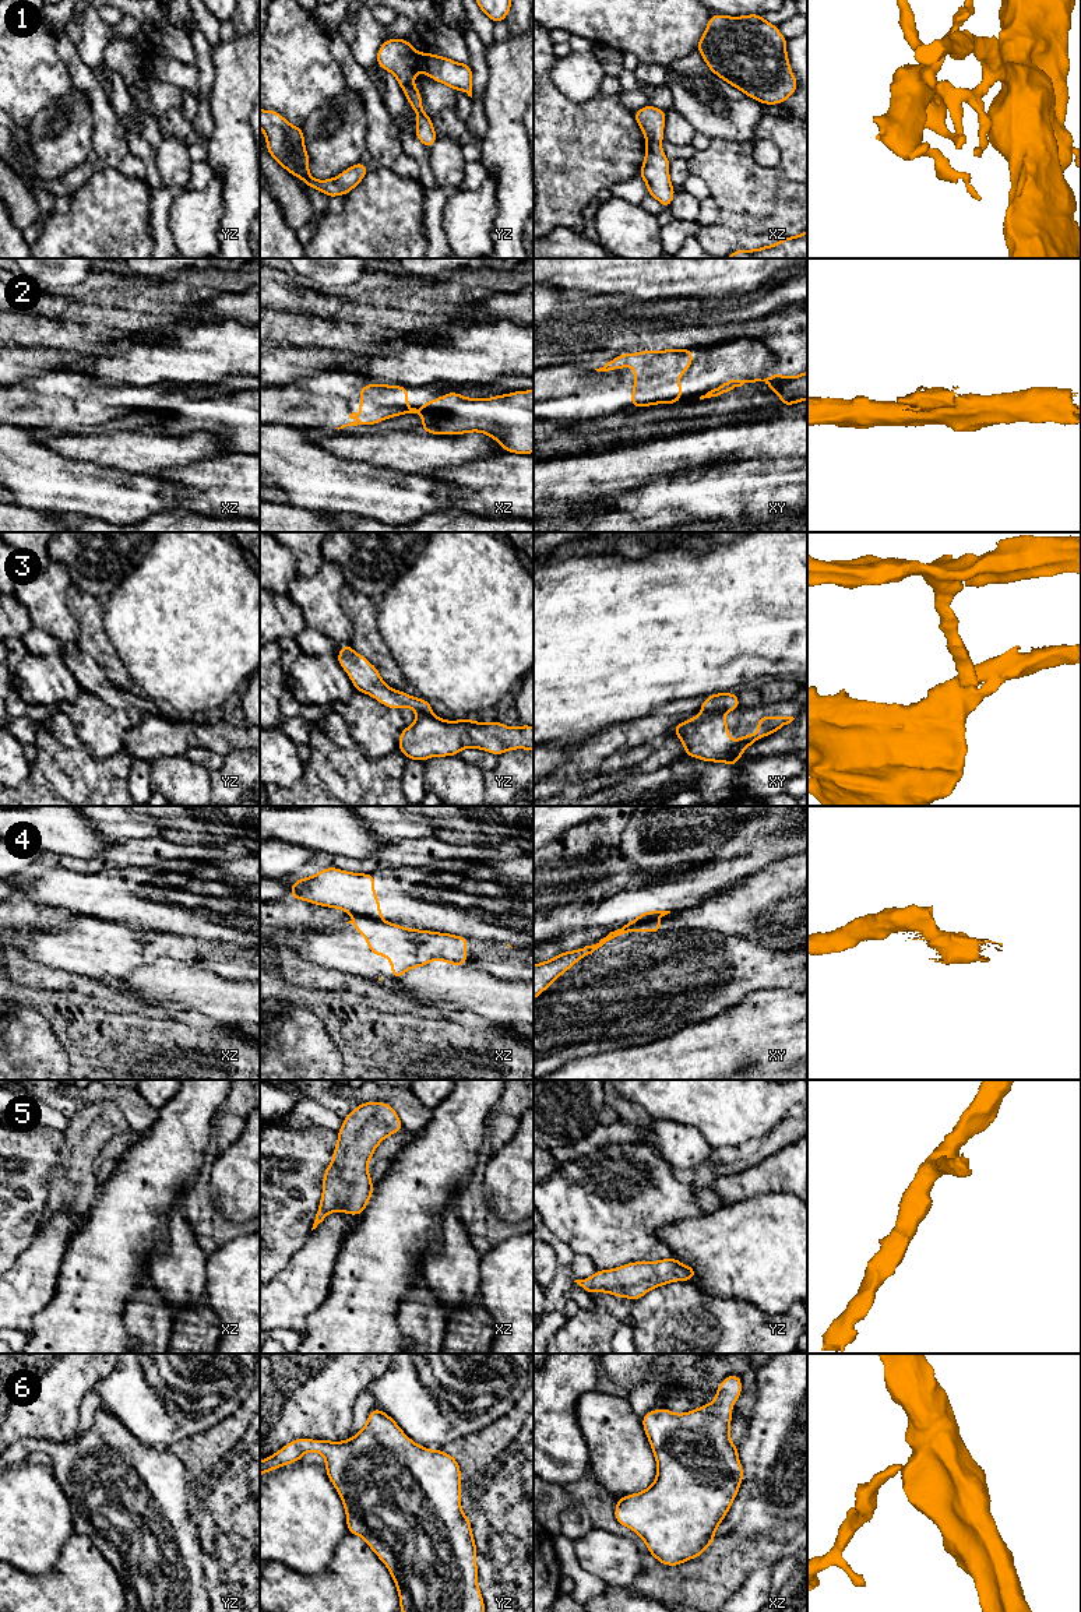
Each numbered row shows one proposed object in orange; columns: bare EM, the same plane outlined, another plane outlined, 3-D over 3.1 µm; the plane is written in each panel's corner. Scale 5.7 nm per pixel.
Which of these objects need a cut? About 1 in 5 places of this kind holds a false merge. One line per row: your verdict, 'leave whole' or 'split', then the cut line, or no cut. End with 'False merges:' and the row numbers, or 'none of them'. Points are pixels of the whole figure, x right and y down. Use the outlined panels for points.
1: split | yz (419, 53), (418, 69)
2: split | xz (418, 409), (436, 412), (442, 418)
3: split | xy (722, 711), (701, 714)
4: split | xz (355, 917), (386, 922)
5: leave whole | no cut
6: leave whole | no cut
False merges: 1, 2, 3, 4

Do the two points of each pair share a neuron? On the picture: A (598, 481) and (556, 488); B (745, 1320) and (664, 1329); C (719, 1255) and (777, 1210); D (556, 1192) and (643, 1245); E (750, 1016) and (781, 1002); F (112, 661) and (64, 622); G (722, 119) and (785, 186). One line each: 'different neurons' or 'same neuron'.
A: same neuron
B: same neuron
C: same neuron
D: same neuron
E: same neuron
F: different neurons
G: different neurons

